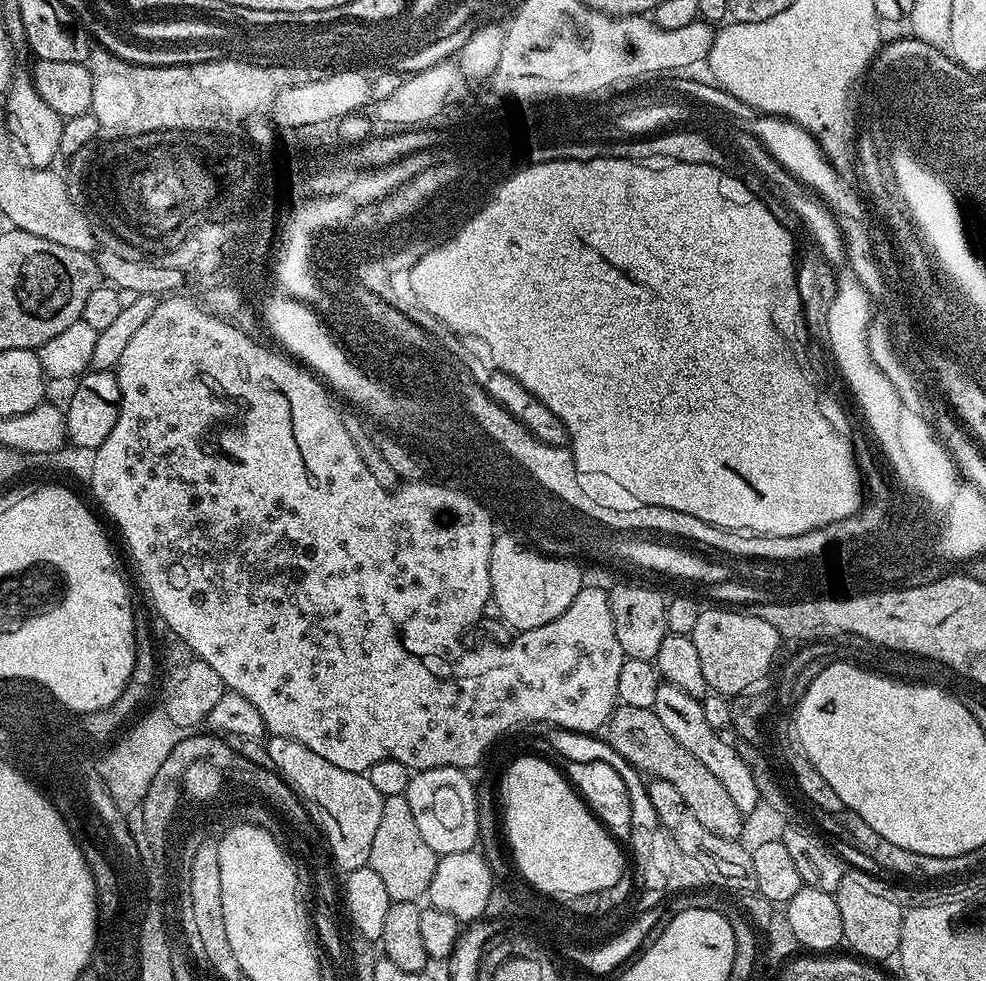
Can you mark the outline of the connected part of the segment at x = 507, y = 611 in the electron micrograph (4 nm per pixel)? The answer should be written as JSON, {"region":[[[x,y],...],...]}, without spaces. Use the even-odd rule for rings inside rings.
{"region":[[[500,534],[490,550],[490,586],[499,619],[517,633],[546,626],[565,612],[585,587],[586,576],[572,558],[547,555],[527,543],[519,544],[512,536]]]}

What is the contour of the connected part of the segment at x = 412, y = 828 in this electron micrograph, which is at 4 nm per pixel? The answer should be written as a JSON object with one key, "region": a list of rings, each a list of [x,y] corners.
{"region":[[[407,795],[385,796],[382,822],[378,822],[378,831],[374,833],[368,867],[374,870],[374,874],[378,874],[378,878],[382,878],[386,894],[390,894],[392,901],[419,901],[428,891],[430,878],[434,878],[437,859],[436,852],[430,850],[422,834],[418,834],[418,826],[414,822],[414,813],[410,811]]]}

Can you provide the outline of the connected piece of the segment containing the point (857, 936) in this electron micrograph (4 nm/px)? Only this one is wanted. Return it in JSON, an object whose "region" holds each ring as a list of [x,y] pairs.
{"region":[[[845,870],[834,895],[838,902],[838,914],[842,914],[844,944],[852,947],[851,951],[857,957],[869,962],[881,962],[891,956],[893,959],[899,953],[906,908],[888,893],[882,881],[875,880],[868,872]]]}

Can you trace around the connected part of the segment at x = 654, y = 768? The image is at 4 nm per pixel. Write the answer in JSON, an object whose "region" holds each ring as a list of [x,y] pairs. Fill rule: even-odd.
{"region":[[[620,704],[608,719],[607,732],[606,741],[610,747],[637,771],[645,777],[670,782],[670,786],[674,786],[674,790],[682,794],[682,802],[686,802],[690,814],[694,814],[694,818],[698,818],[698,822],[702,822],[702,826],[706,826],[710,834],[718,834],[731,840],[739,837],[745,815],[734,806],[730,794],[726,794],[726,786],[722,786],[722,782],[718,782],[718,778],[714,778],[714,774],[710,774],[710,770],[706,770],[706,766],[702,766],[702,762],[698,762],[698,758],[690,754],[690,750],[678,746],[678,742],[670,738],[670,730],[662,726],[658,714],[651,708]]]}

